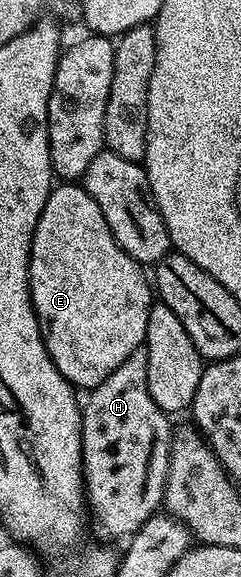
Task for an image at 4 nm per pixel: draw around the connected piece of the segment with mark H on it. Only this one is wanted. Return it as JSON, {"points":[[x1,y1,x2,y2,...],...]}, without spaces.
{"points":[[122,363,117,365,117,369,113,369,113,373,109,373,109,377,105,377,105,381,101,381,101,385,97,385,90,392,91,395,81,407,83,416,83,481,85,484,85,494,87,497,87,505,89,508,90,518,93,520,93,527,96,527,101,534,104,535,104,540,115,541,111,539,119,539,130,537,138,531,139,527,152,515,156,514,164,506,164,495,166,493,167,474,170,469,170,453,171,440,173,434,173,426,171,427,169,415,161,410,157,402,150,396,149,386,146,380,146,364,129,364]]}

